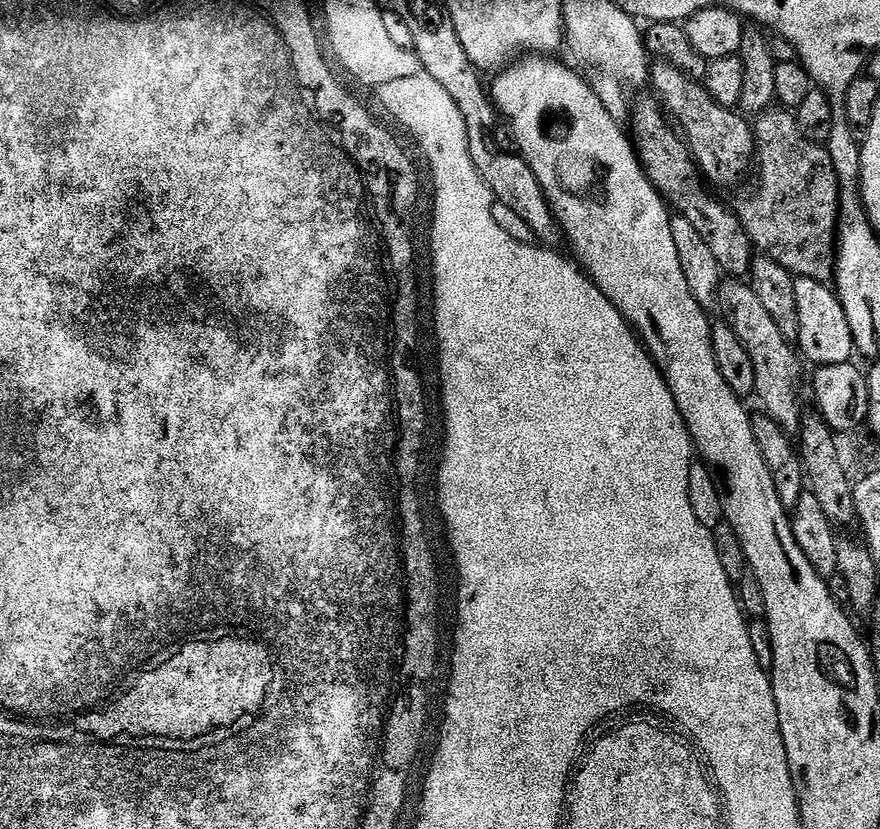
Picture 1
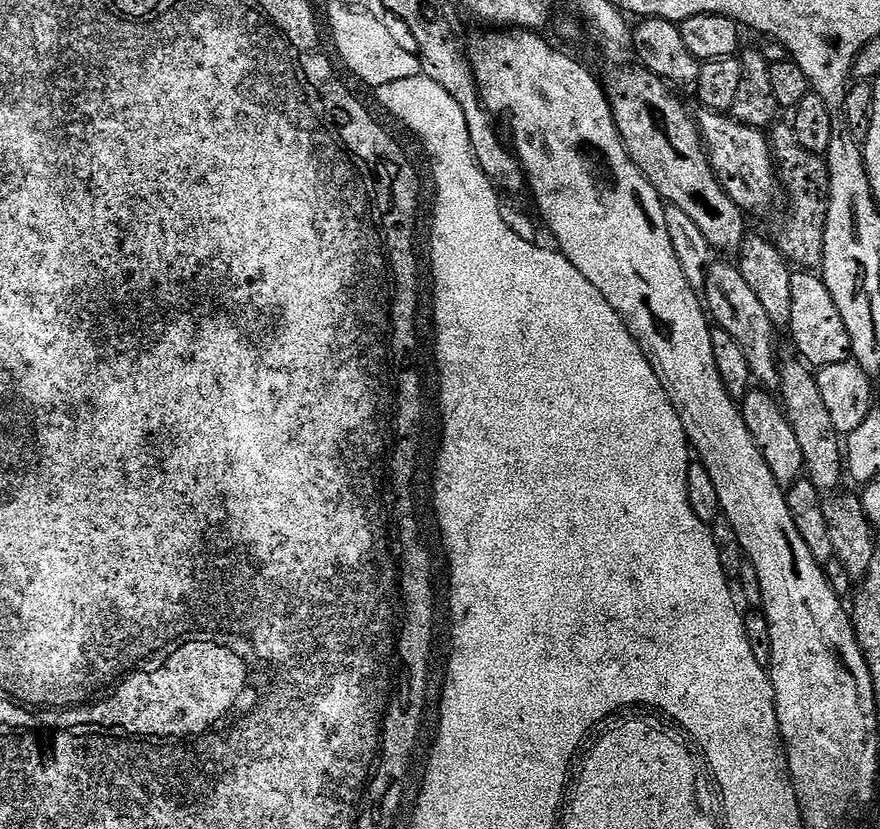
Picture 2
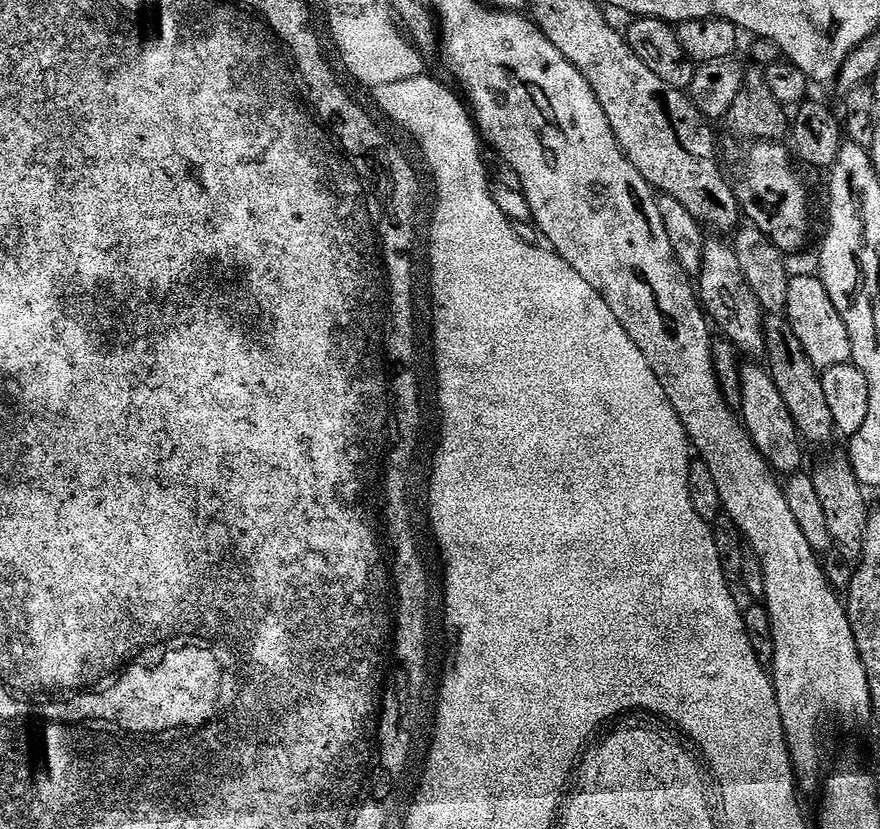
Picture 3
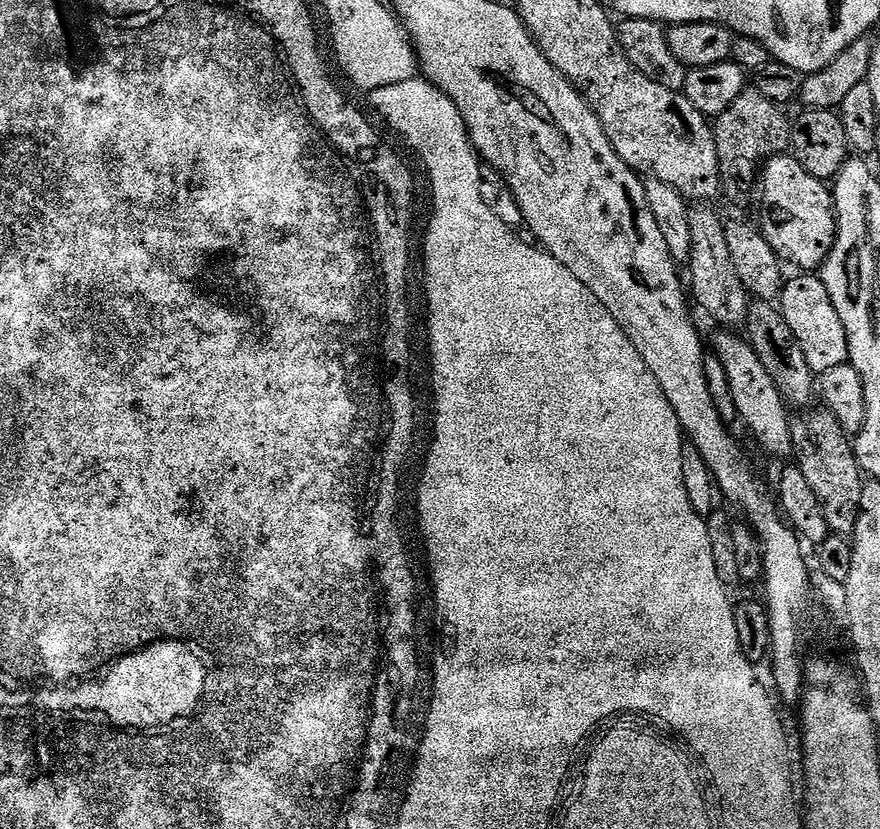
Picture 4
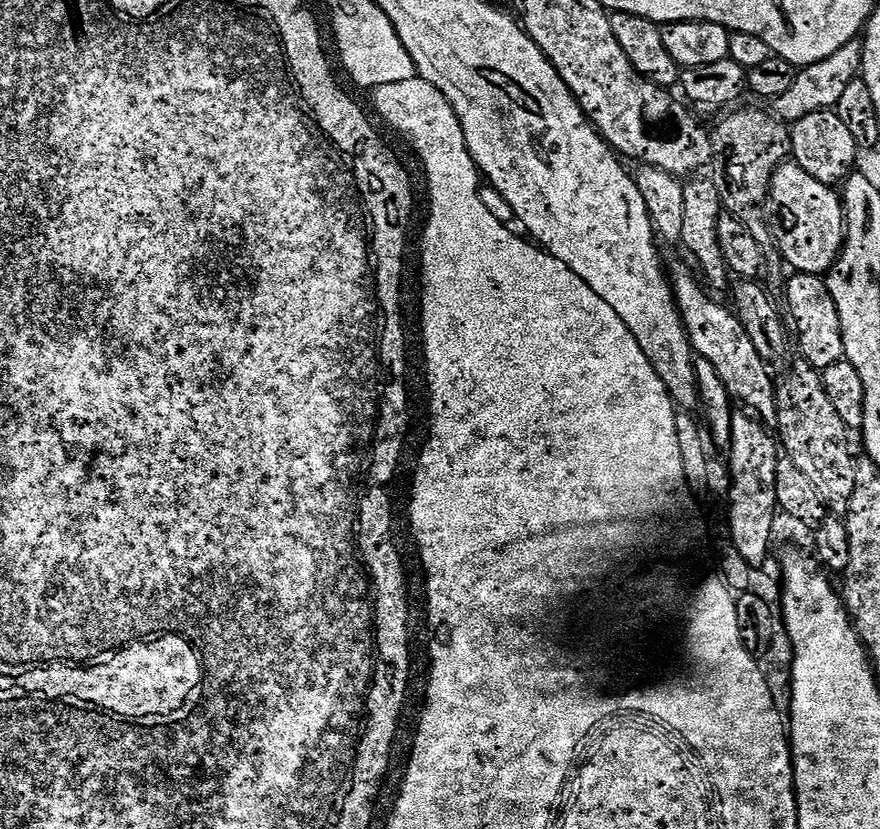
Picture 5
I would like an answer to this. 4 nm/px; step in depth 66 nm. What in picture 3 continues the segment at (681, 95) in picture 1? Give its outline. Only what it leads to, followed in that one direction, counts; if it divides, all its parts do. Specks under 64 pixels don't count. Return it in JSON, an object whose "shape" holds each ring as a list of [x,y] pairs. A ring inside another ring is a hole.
{"shape":[[[771,140],[752,142],[747,148],[744,177],[734,184],[743,219],[761,231],[780,253],[796,252],[808,240],[808,223],[812,216],[808,213],[808,192],[799,174],[791,168],[793,157],[783,143]]]}

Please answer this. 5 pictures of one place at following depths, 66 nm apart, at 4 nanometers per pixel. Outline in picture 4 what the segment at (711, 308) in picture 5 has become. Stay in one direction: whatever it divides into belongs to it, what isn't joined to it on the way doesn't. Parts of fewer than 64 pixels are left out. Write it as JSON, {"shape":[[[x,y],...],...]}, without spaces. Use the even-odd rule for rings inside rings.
{"shape":[[[720,330],[713,338],[711,347],[726,370],[726,379],[730,382],[730,394],[734,394],[734,406],[739,423],[748,427],[748,432],[760,443],[764,452],[772,456],[793,455],[792,422],[789,405],[785,404],[778,386],[774,386],[774,378],[766,374],[766,366],[762,366],[762,358],[753,350],[743,335],[735,336],[732,330]]]}

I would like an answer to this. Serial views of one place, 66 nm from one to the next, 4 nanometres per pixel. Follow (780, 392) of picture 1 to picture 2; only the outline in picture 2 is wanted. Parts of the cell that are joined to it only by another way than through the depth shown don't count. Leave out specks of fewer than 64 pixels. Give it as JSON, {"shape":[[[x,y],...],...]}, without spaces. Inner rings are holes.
{"shape":[[[713,263],[702,292],[713,323],[737,339],[742,354],[750,365],[753,379],[765,389],[777,389],[780,385],[778,339],[776,340],[778,332],[761,301],[744,280],[739,267],[733,263]]]}

